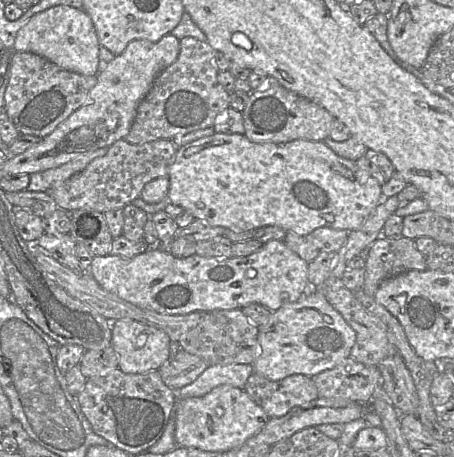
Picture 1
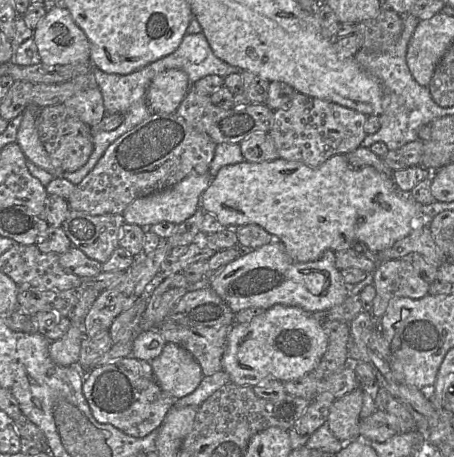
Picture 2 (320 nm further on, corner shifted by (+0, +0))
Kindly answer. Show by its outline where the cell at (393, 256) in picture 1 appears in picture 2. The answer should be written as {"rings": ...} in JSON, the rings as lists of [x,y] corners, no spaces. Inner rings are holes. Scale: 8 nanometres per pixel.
{"rings":[[[409,256],[384,260],[373,272],[376,295],[371,313],[380,318],[389,302],[400,297],[420,299],[428,294],[429,283],[416,272]]]}

